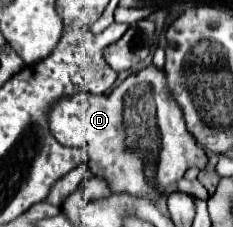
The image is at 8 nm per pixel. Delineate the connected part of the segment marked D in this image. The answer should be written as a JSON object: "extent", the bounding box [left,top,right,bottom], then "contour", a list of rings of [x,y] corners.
{"extent":[50,66,206,204],"contour":[[[154,66],[128,76],[110,94],[79,92],[72,98],[62,98],[52,108],[50,130],[60,144],[88,152],[88,168],[94,176],[106,178],[112,194],[132,194],[152,204],[158,202],[160,194],[168,194],[168,188],[190,166],[206,166],[204,148],[188,134],[180,108],[168,96],[164,72]]]}

